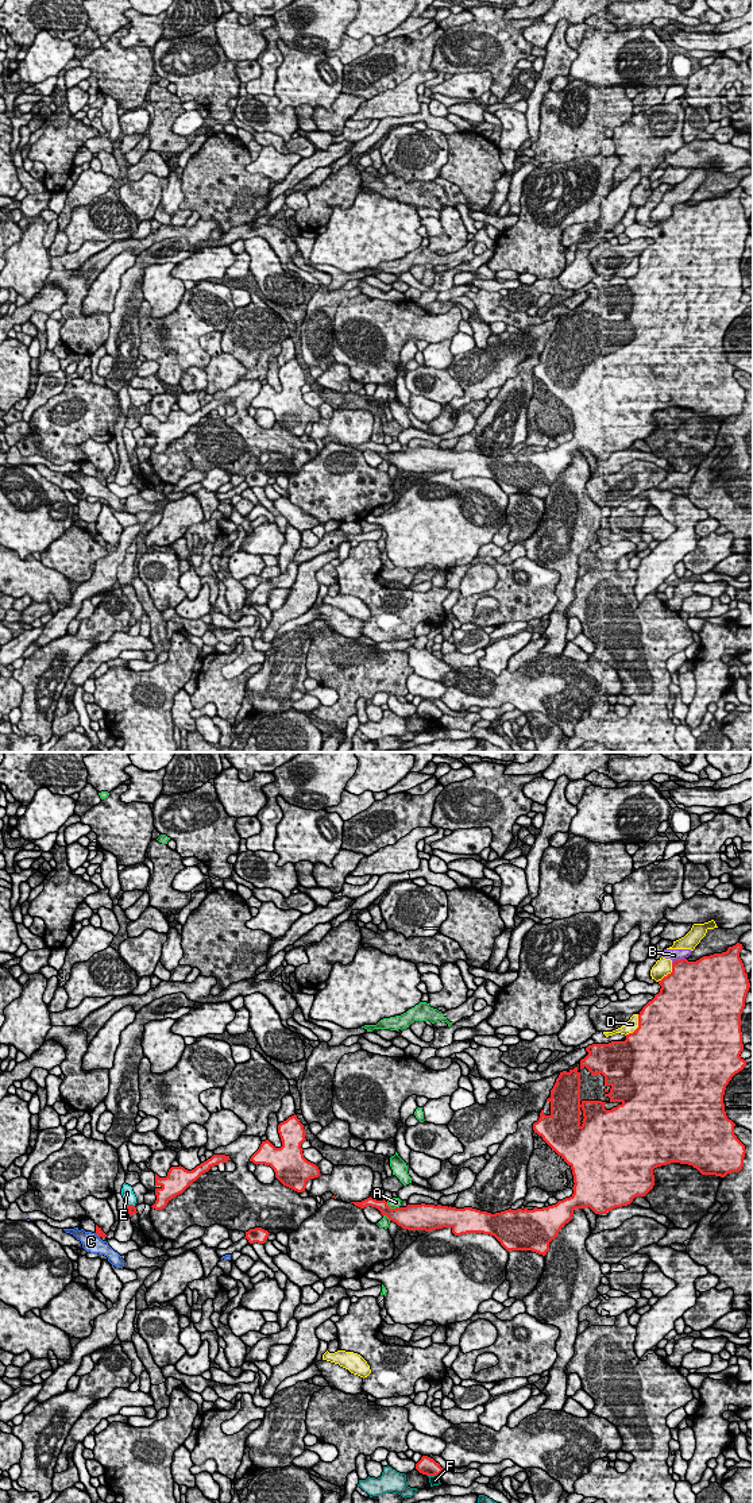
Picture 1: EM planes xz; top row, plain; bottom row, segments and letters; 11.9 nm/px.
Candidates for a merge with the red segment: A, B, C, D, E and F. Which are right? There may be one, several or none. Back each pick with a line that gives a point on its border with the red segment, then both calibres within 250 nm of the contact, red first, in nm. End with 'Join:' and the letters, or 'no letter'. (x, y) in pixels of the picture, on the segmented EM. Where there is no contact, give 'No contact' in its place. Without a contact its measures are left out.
E: Touches red at xz (131, 1205). Thickness 100 nm (red) against 140 nm
Join: E

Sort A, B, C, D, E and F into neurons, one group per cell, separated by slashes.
A / B D / C / E / F

